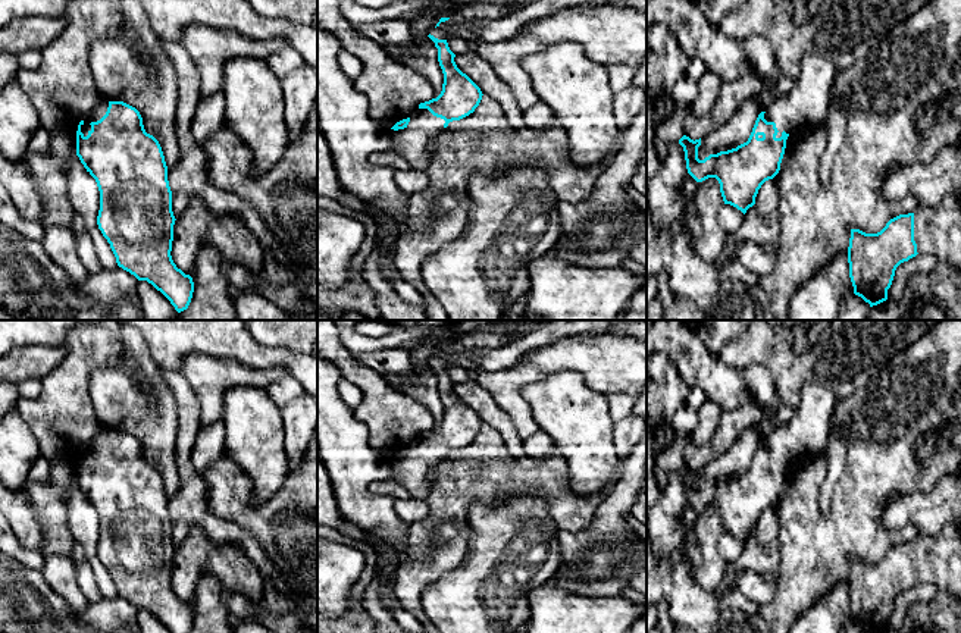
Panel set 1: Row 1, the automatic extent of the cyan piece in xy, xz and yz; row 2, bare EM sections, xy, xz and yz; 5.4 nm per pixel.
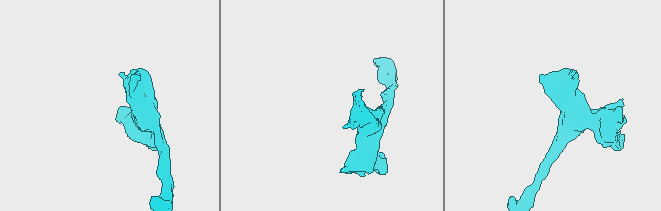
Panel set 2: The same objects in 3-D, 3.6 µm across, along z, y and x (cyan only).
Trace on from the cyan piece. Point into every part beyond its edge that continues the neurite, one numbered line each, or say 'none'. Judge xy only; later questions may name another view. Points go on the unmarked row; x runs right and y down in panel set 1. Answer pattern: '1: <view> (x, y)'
1: xy (99, 441)

